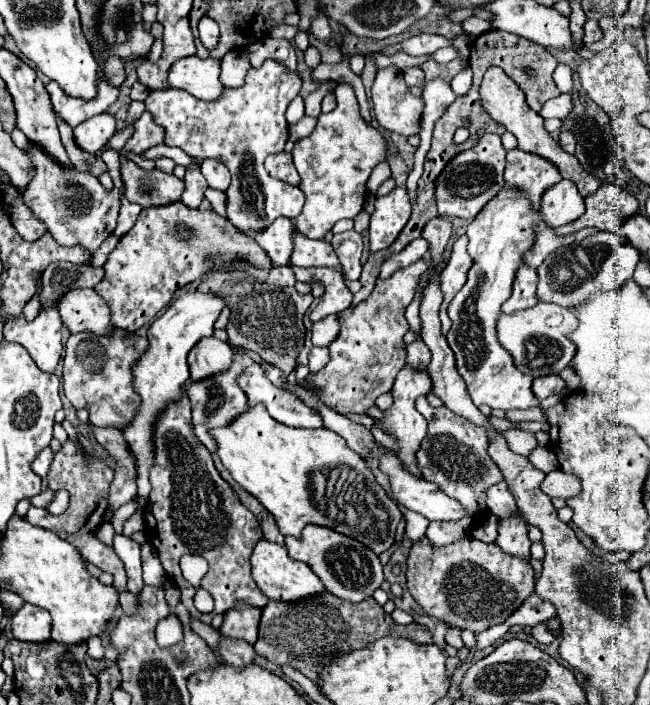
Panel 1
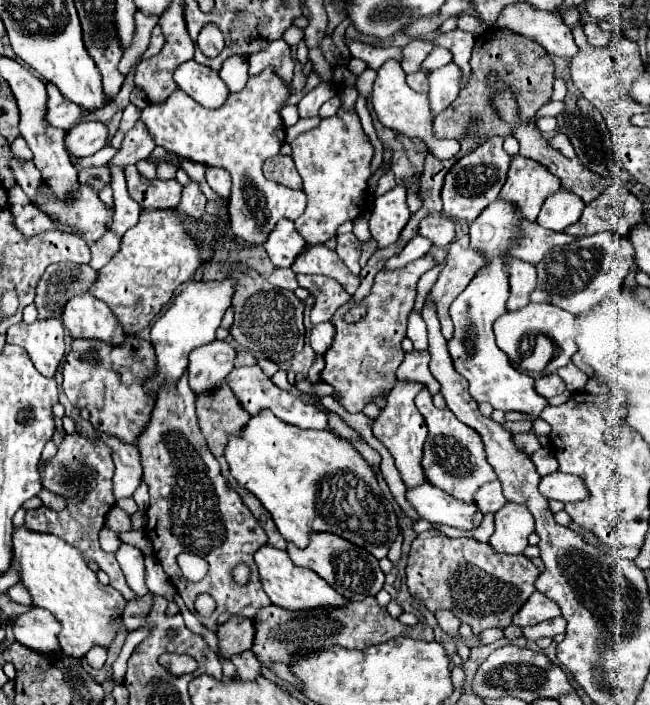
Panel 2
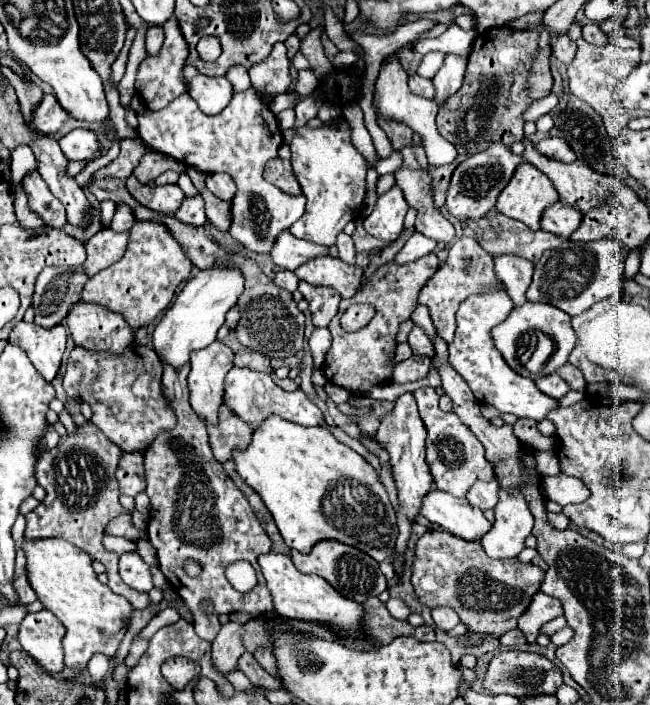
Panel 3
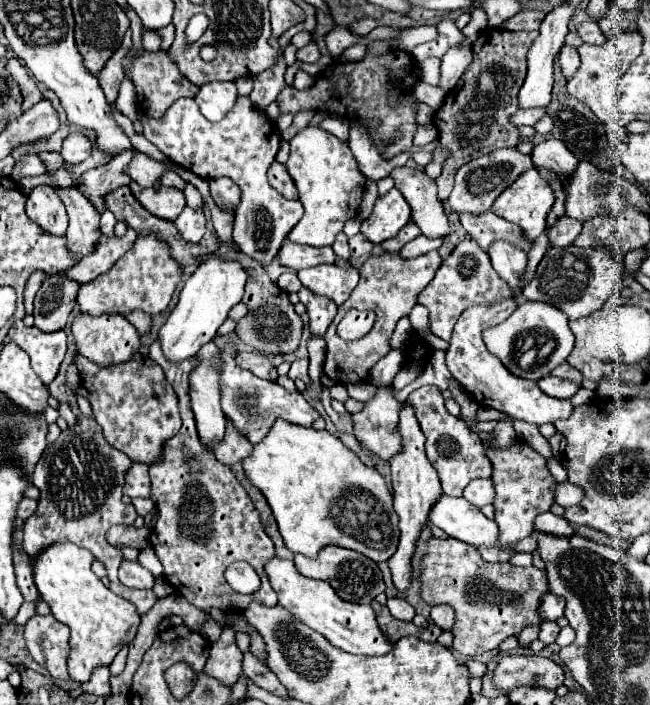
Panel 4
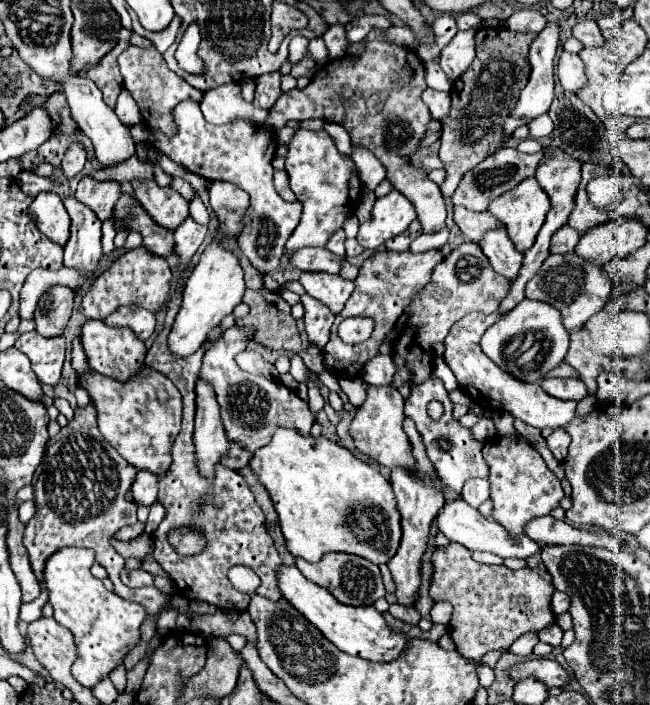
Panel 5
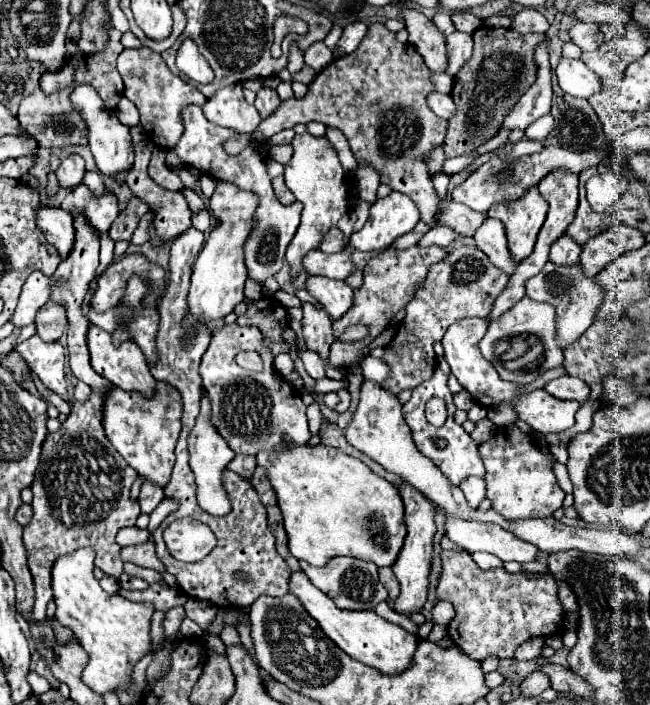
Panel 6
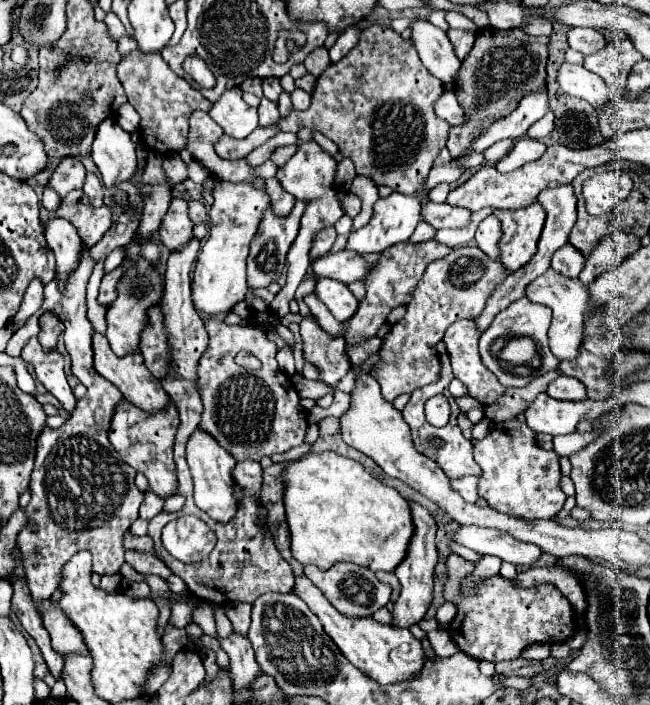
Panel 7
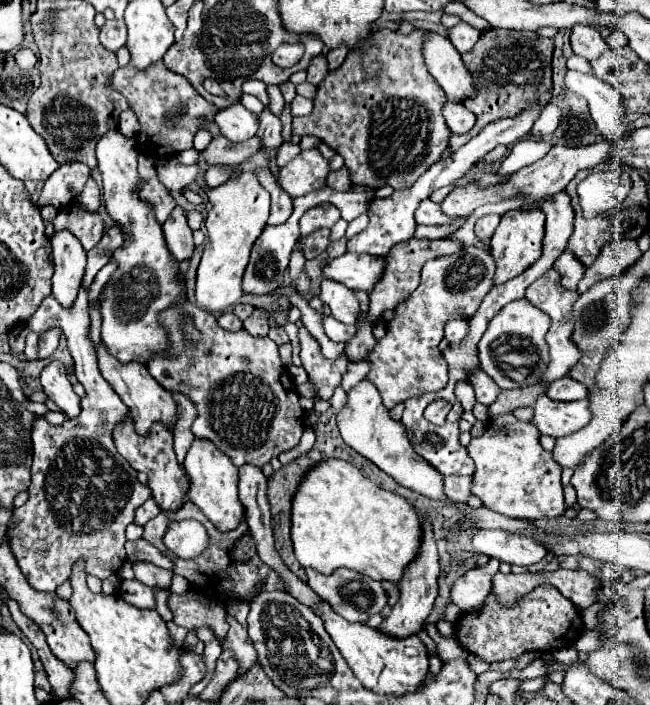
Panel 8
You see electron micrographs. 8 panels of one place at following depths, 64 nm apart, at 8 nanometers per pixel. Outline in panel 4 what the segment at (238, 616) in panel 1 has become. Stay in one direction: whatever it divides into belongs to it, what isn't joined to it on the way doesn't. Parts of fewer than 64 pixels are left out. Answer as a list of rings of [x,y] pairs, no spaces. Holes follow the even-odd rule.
[[[224,628],[220,638],[210,646],[208,662],[204,666],[204,674],[220,680],[220,684],[228,684],[230,688],[236,684],[242,674],[242,652],[234,642],[236,632],[232,628]]]

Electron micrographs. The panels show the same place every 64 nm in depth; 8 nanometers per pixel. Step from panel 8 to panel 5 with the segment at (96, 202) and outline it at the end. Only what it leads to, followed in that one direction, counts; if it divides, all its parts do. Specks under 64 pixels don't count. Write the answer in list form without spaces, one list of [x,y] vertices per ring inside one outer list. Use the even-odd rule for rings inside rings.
[[[132,156],[130,160],[126,160],[124,164],[116,166],[114,170],[96,170],[96,172],[90,172],[90,176],[94,180],[118,180],[118,182],[132,182],[134,178],[140,178],[140,180],[148,180],[148,178],[154,178],[154,172],[152,172],[152,162],[140,162],[136,156]]]

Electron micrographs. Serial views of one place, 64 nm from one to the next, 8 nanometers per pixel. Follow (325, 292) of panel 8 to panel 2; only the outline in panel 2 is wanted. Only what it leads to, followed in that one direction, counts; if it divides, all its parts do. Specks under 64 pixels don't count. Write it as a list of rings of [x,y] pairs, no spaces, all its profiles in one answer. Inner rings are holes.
[[[316,244],[312,248],[306,248],[306,252],[302,252],[292,270],[296,274],[322,274],[328,276],[332,280],[336,280],[350,296],[354,296],[356,288],[360,286],[360,278],[352,276],[352,272],[348,272],[348,268],[344,266],[344,262],[338,258],[338,254],[330,248],[326,248],[324,244]]]

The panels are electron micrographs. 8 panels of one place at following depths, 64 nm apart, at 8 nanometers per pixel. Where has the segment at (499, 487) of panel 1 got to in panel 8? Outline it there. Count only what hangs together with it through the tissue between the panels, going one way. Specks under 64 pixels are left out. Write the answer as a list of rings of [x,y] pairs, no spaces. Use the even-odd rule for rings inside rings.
[[[444,476],[444,494],[452,502],[466,502],[470,496],[472,476]]]

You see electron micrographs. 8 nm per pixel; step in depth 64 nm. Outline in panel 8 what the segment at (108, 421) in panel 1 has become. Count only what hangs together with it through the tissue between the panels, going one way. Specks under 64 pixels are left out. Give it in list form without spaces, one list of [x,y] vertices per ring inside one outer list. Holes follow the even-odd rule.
[[[128,418],[124,424],[120,424],[116,428],[114,442],[116,442],[118,452],[130,462],[132,468],[148,474],[148,486],[150,486],[152,498],[156,500],[160,510],[178,512],[184,506],[184,502],[188,502],[188,490],[192,486],[190,476],[186,474],[186,470],[176,460],[176,454],[172,448],[172,432],[168,428],[164,428],[164,424],[154,424],[152,436],[138,436],[134,432],[132,418]]]

